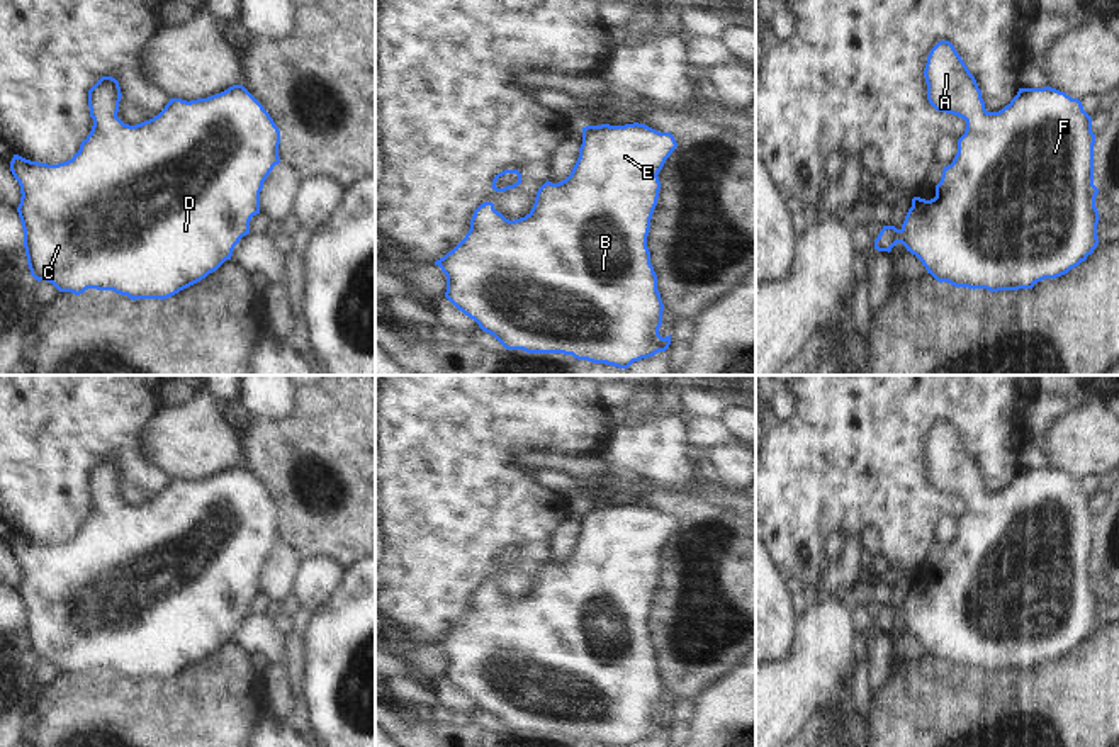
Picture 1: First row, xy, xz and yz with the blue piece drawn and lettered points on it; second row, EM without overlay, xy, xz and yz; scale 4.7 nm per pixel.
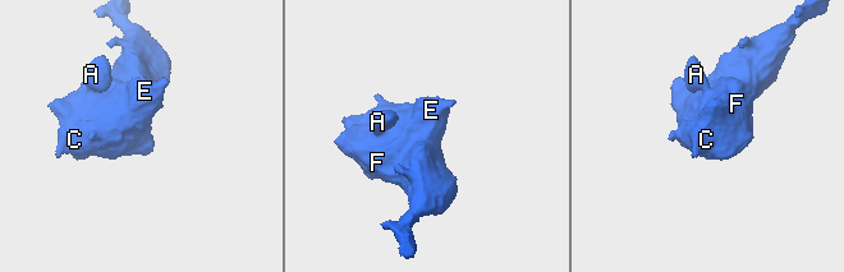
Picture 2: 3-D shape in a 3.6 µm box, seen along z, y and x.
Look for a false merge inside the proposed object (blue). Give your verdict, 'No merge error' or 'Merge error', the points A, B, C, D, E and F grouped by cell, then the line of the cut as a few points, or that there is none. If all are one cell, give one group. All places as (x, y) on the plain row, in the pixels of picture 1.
No merge error. Groups: A B C D E F. No split.

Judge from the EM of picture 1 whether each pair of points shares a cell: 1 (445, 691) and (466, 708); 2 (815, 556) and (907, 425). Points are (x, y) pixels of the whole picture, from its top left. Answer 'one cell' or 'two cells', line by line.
1: one cell
2: one cell

